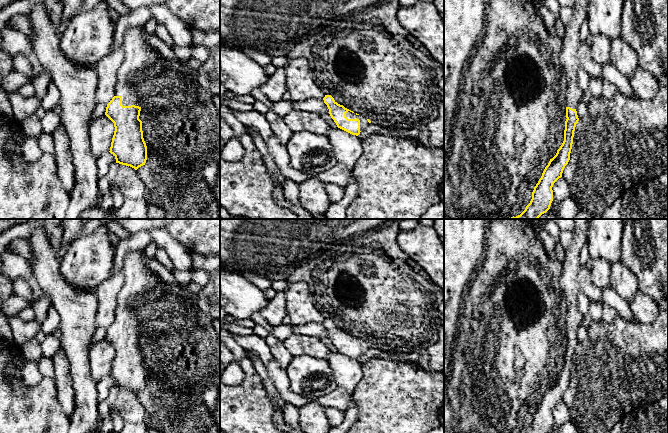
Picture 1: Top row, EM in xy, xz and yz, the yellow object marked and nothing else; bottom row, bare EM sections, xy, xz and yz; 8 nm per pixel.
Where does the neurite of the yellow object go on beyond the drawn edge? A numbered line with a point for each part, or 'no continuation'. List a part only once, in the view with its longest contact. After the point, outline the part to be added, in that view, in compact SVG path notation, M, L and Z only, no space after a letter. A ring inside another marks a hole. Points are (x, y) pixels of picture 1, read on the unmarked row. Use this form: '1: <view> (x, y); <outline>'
1: xz (364, 347); M348 335L346 337L346 341L348 343L359 343L360 344L360 355L362 356L364 353L366 353L368 350L370 350L371 347L368 346L367 342L362 339L357 339L356 337L352 337Z

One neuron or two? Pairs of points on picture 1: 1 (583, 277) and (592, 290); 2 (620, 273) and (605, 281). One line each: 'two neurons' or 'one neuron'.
1: one neuron
2: two neurons

